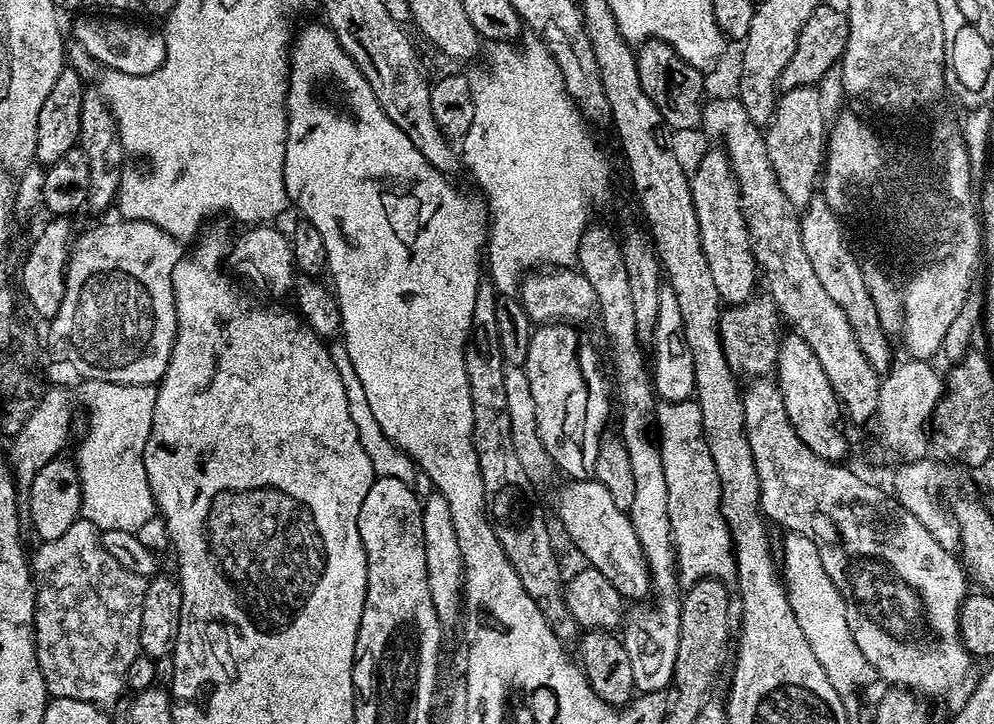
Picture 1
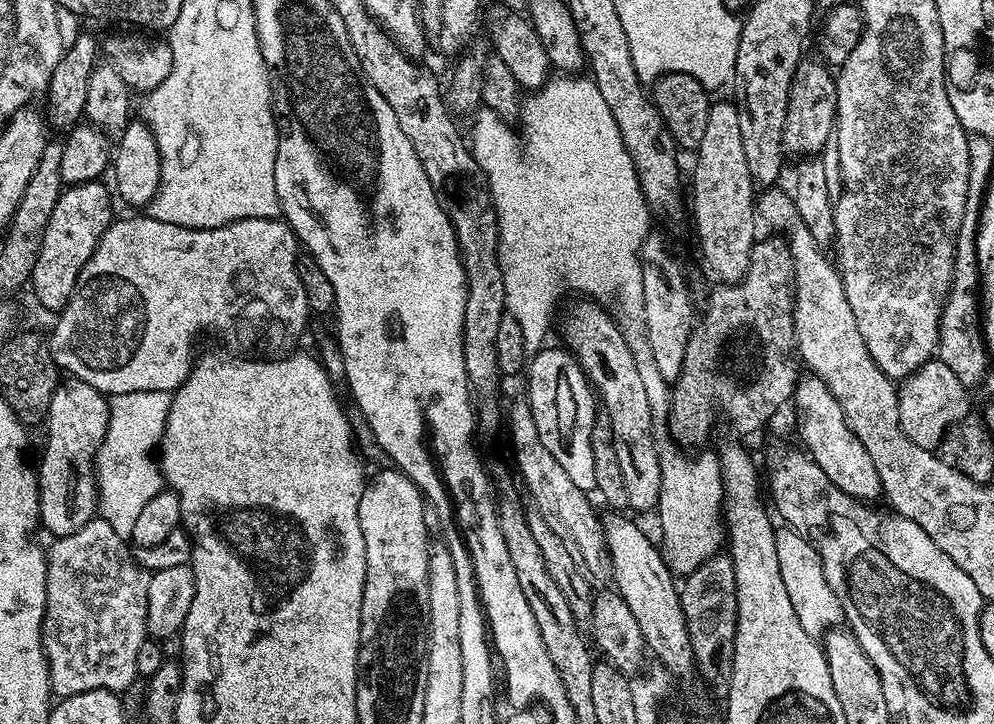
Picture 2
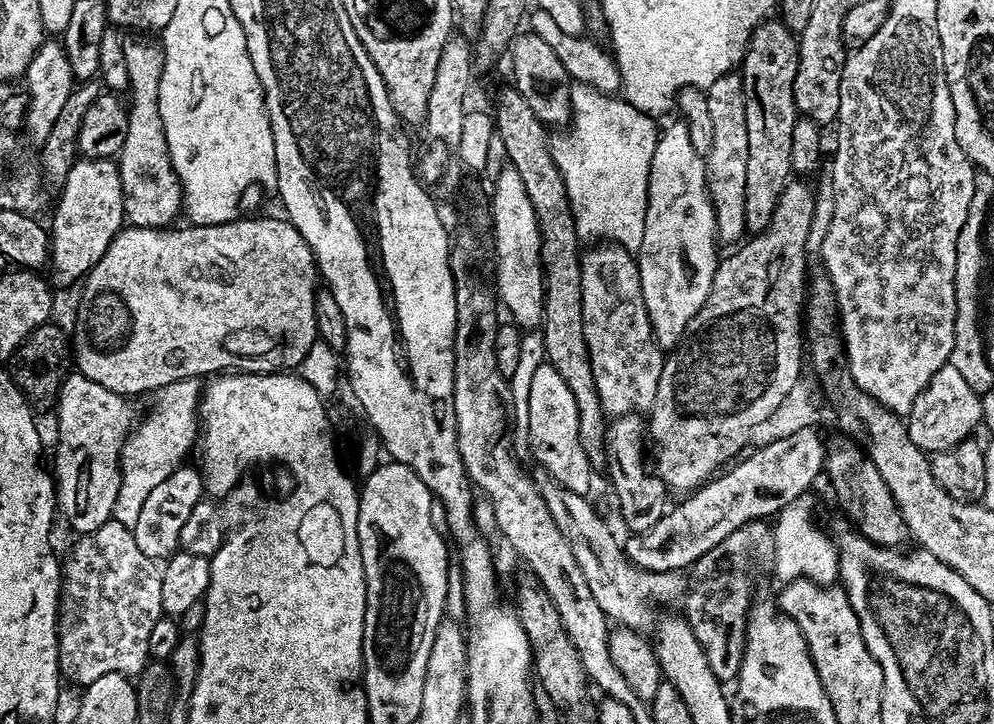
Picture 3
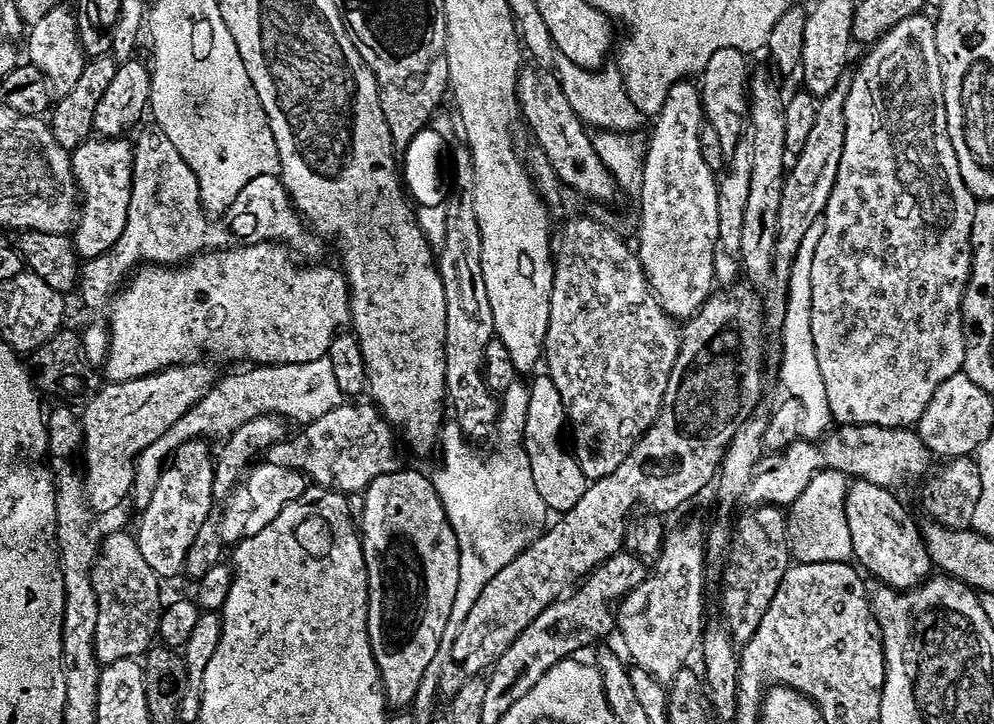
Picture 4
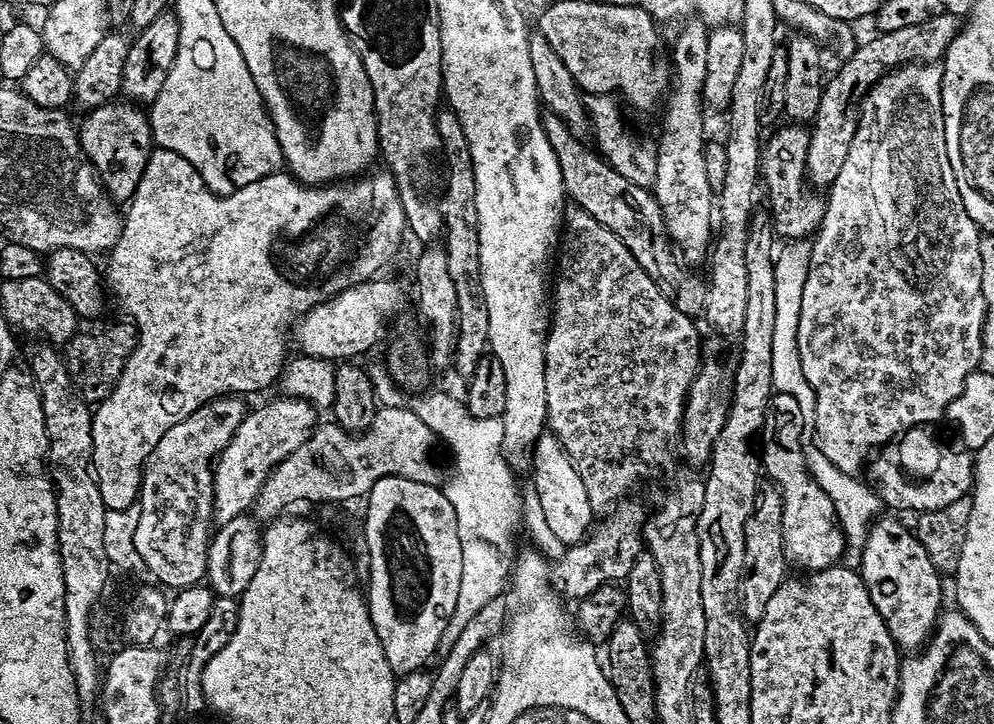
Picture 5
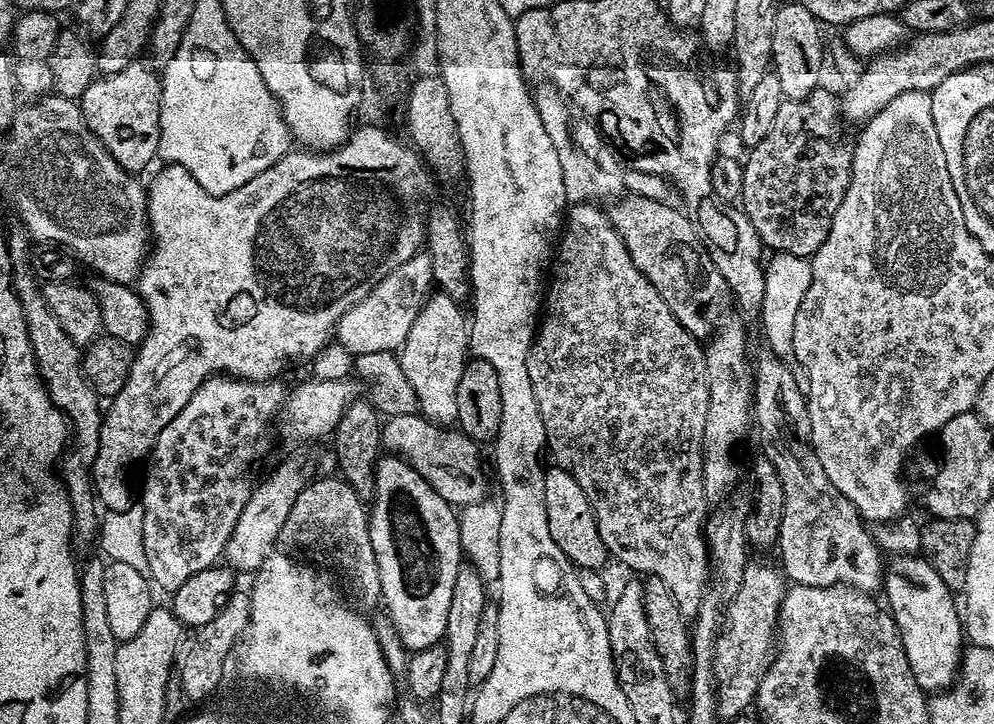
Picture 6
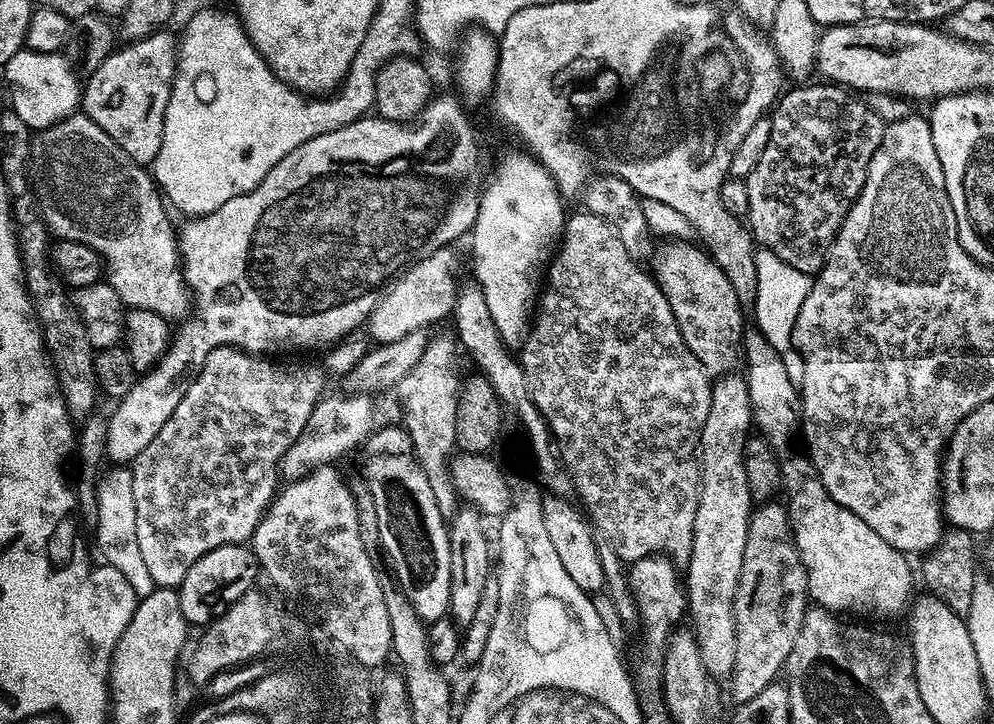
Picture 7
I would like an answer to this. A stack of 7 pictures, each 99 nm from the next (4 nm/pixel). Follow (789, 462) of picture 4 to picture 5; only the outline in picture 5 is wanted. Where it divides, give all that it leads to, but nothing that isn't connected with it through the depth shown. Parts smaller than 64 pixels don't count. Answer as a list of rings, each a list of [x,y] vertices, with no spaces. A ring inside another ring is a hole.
[[[932,426],[912,428],[891,444],[883,445],[871,457],[872,480],[890,507],[919,514],[942,510],[942,506],[950,506],[971,493],[974,487],[973,453],[955,443],[943,444],[934,429]]]

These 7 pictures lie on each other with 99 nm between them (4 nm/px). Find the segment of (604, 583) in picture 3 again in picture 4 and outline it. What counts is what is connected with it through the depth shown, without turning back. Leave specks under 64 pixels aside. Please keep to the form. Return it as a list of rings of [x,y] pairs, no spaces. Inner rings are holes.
[[[688,524],[685,528],[676,528],[667,533],[662,541],[662,547],[655,561],[656,573],[645,575],[644,581],[631,588],[619,601],[614,612],[614,624],[618,629],[618,636],[624,639],[628,652],[632,655],[635,667],[653,676],[662,686],[671,684],[672,679],[685,667],[688,655],[697,651],[705,631],[704,624],[704,537],[703,531],[699,532],[694,525]]]

